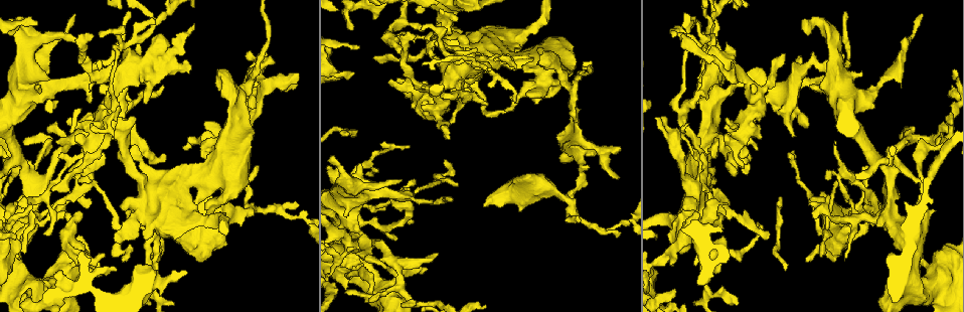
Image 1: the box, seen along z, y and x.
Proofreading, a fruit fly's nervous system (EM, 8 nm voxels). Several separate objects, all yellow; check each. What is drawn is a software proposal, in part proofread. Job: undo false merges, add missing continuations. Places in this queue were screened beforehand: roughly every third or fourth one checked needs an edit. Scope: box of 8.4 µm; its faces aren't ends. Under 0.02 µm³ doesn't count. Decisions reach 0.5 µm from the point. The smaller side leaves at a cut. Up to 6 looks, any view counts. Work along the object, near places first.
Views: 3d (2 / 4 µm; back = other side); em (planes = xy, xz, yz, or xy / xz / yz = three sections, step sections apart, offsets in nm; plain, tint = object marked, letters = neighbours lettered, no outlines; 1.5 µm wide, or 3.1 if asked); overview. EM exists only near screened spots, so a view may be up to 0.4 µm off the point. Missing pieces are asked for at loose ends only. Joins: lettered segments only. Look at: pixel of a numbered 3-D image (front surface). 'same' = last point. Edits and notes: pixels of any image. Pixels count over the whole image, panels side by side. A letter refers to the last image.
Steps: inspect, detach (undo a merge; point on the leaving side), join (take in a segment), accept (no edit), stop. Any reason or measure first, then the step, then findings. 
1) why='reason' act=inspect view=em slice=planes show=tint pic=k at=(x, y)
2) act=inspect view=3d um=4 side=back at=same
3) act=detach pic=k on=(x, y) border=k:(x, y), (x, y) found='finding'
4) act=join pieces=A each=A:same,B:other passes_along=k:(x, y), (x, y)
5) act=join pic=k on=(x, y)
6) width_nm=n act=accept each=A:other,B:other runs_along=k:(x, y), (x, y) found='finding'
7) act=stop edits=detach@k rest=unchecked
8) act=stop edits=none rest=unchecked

why='calibre changes' act=inspect view=em slice=planes show=plain pic=1 at=(429, 103)

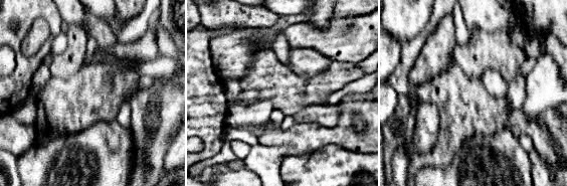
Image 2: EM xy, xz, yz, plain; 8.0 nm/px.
why='where the object lies' act=inspect view=em slice=planes show=tint at=same

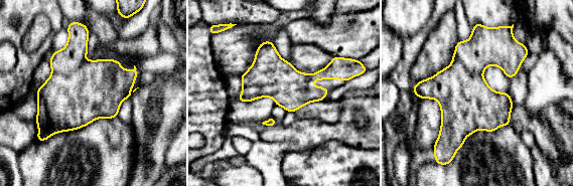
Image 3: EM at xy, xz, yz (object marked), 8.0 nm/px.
act=inspect view=em slice=planes show=letters at=same

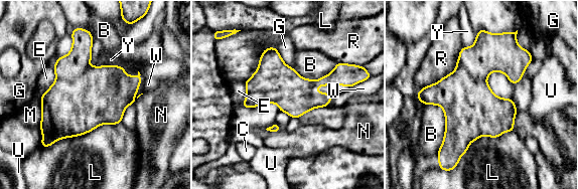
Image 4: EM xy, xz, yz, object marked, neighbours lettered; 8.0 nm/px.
act=accept each=B:other,C:other,E:other,G:other,L:other,M:other,N:other,R:other,U:other,W:other,Y:other border=4:(81, 28), (92, 35), (93, 56) found='one neuron here'

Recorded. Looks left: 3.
why='free end' act=inspect view=3d um=2 side=back pic=1 at=(831, 234)

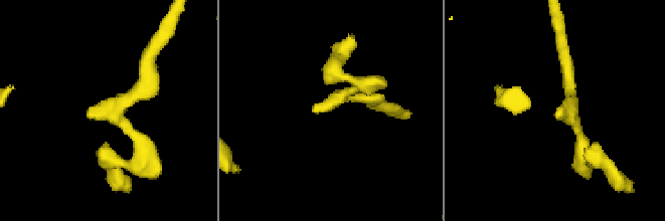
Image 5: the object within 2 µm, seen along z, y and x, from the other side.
act=inspect view=em slice=planes show=letters pic=5 at=(90, 117)

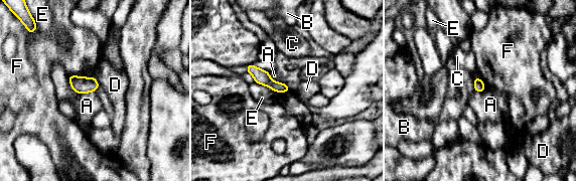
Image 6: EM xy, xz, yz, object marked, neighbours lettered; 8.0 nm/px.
width_nm=80 act=accept each=A:other,B:other,C:other,D:other,E:other,F:other found='no lettered segment goes on from it'

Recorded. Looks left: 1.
act=stop edits=none rest=unchecked

